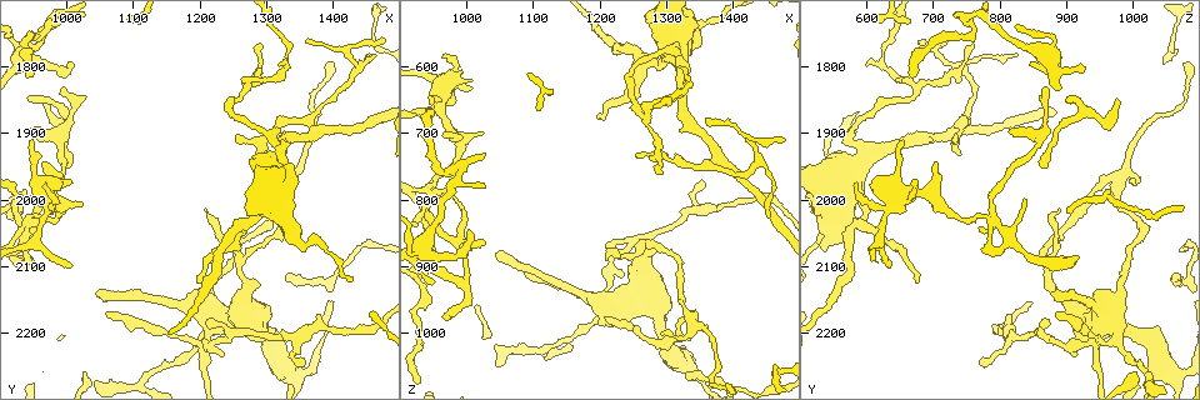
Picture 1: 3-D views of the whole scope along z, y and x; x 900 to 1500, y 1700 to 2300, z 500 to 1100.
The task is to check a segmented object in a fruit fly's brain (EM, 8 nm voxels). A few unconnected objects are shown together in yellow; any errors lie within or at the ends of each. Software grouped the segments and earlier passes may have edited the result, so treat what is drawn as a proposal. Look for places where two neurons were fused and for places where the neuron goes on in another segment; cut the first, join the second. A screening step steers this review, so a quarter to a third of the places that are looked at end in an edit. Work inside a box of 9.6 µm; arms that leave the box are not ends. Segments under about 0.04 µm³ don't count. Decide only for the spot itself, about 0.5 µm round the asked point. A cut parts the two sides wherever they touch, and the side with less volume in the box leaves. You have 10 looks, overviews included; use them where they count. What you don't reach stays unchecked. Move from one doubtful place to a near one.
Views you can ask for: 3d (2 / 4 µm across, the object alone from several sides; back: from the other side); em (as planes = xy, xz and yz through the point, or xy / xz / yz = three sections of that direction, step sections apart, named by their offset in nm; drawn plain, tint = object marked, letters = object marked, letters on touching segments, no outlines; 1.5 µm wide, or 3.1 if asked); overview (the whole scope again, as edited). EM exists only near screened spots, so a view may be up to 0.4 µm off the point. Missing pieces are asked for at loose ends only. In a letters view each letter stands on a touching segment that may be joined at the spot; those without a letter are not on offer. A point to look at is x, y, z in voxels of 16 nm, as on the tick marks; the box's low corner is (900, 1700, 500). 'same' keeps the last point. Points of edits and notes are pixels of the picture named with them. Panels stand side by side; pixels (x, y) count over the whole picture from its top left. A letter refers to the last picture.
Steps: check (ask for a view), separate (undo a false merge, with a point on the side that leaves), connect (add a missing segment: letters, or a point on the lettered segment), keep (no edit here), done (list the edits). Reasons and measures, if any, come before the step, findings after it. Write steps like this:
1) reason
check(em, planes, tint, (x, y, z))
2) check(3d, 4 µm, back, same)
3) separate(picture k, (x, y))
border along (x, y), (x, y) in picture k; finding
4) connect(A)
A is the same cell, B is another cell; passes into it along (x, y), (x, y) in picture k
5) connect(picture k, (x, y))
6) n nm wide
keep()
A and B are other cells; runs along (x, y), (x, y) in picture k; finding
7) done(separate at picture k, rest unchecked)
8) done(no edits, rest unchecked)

an open end
check(em, planes, plain, (1000, 1955, 865))

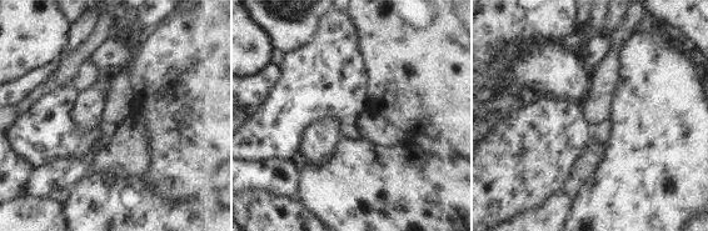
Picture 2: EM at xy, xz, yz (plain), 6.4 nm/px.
check(em, planes, letters, same)

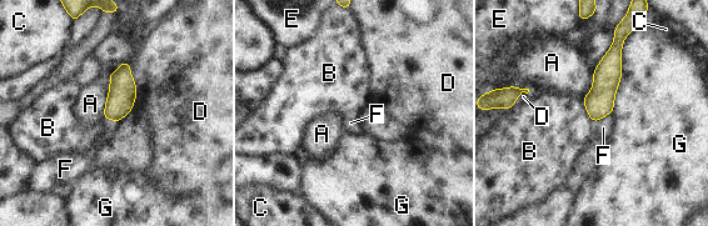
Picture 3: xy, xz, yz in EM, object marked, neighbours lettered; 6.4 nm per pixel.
G touches over 440 nm
keep()
A, B, C, D, E, F and G are other cells; border along (613, 110), (592, 121) in picture 3; no lettered segment goes on from it

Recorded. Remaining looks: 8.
free end
check(3d, 4 µm, (945, 1855, 900))

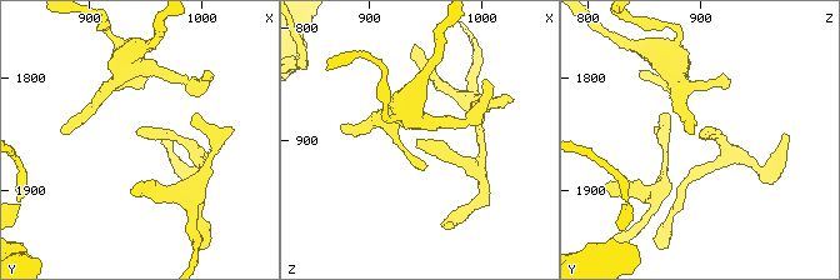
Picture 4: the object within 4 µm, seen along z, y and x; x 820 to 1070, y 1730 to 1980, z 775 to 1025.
shape alone is not enough
check(em, planes, tint, (944, 1854, 902))

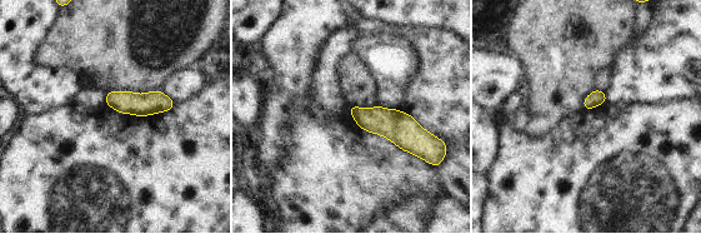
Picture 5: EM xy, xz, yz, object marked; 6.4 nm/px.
check(em, planes, letters, same)

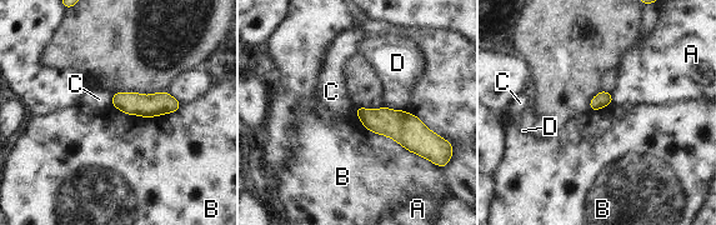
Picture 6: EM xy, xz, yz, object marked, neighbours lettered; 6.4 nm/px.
90 nm wide
keep()
A, B, C and D are other cells; border along (355, 109), (367, 129), (431, 161) in picture 6; none of them fits

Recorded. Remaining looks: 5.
free end
check(3d, 2 µm, (1045, 2140, 880))

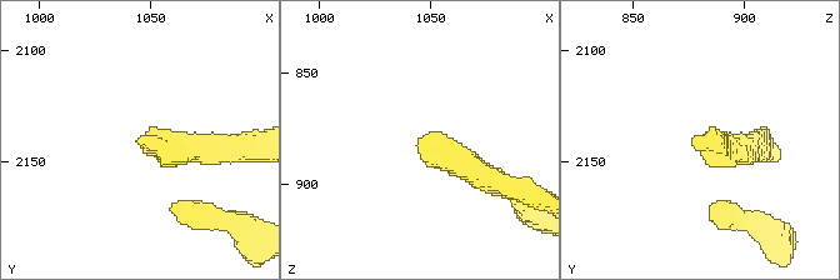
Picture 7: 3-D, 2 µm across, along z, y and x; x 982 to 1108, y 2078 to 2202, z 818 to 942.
check(em, planes, tint, (1045, 2140, 880))

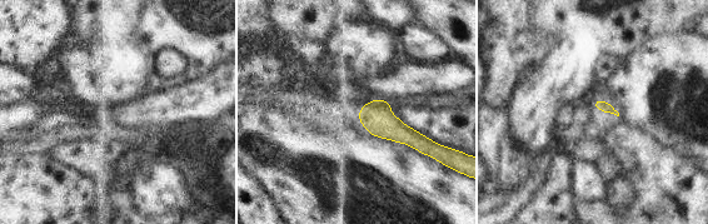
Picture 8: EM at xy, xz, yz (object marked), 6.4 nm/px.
what lies round it
check(em, planes, letters, same)

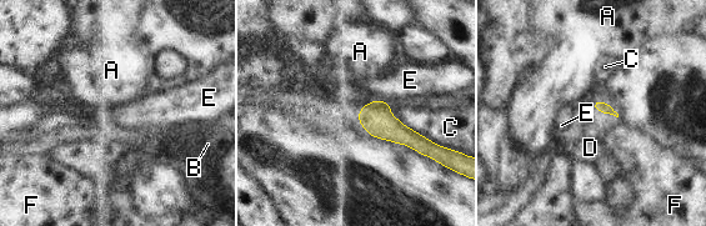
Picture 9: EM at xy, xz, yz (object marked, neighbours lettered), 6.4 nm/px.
keep()
A, B, C, D, E and F are other cells; border along (370, 101), (365, 105) in picture 9; no lettered segment goes on from it

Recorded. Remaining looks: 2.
narrows sharply
check(3d, 4 µm, (1315, 2020, 990))

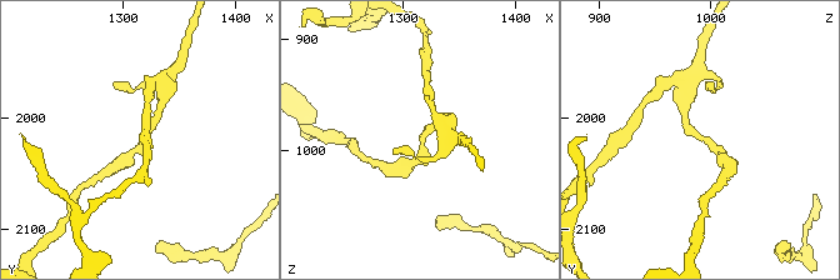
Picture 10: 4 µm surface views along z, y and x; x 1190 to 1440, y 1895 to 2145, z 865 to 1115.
arms of 180, 200 nm
check(em, yz, step 4, letters, (1320, 2018, 992))

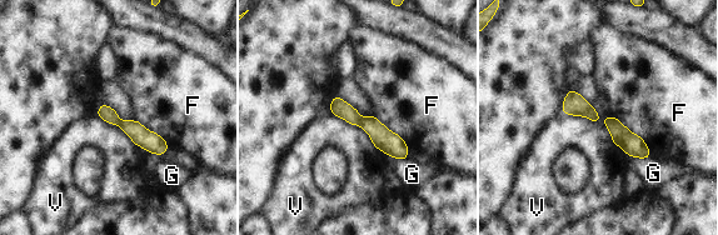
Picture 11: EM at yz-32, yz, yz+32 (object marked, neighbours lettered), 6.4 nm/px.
separate(picture 11, (383, 139))
F, G and V are other cells; border along (362, 118), (359, 124) in picture 11; a second neuron is stuck on

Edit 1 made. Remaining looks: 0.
done(separate at picture 11, rest unchecked)

